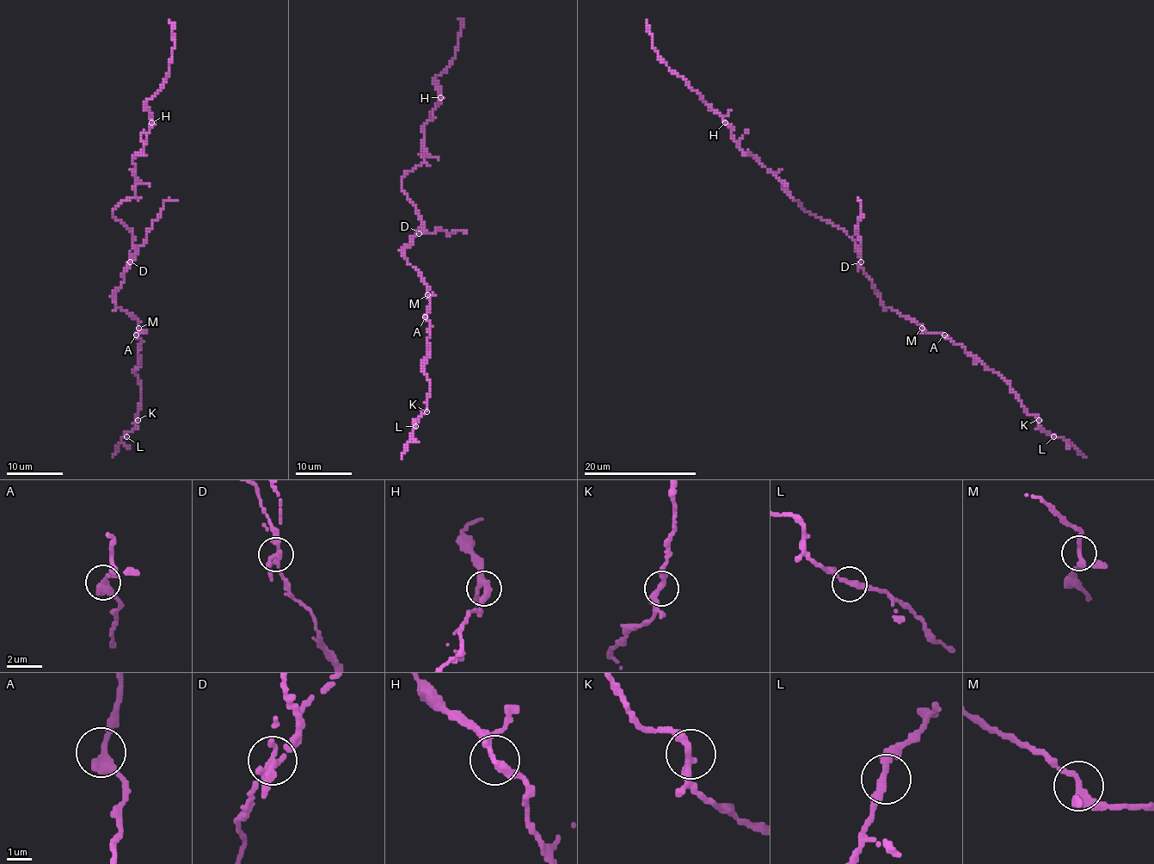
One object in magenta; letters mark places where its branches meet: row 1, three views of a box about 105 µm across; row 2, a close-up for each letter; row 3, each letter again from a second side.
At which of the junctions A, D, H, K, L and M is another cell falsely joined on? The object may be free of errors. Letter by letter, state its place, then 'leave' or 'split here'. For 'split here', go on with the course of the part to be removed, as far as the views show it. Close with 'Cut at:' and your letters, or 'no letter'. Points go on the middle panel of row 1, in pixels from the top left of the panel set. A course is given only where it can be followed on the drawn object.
A: at (425, 317); leave
D: at (419, 233); split here; foreign part runs (420, 232), (420, 230), (425, 234), (440, 230), (449, 234), (456, 231), (466, 232)
H: at (440, 97); leave
K: at (426, 411); leave
L: at (415, 426); leave
M: at (427, 294); leave
Cut at: D

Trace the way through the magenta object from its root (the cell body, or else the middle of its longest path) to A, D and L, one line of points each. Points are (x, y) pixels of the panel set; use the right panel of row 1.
A: (857, 248), (862, 270), (873, 281), (881, 303), (911, 318), (924, 330), (944, 335)
D: (857, 248), (860, 262)
L: (857, 248), (862, 270), (886, 307), (911, 318), (928, 332), (946, 335), (998, 373), (1023, 409), (1053, 436)

